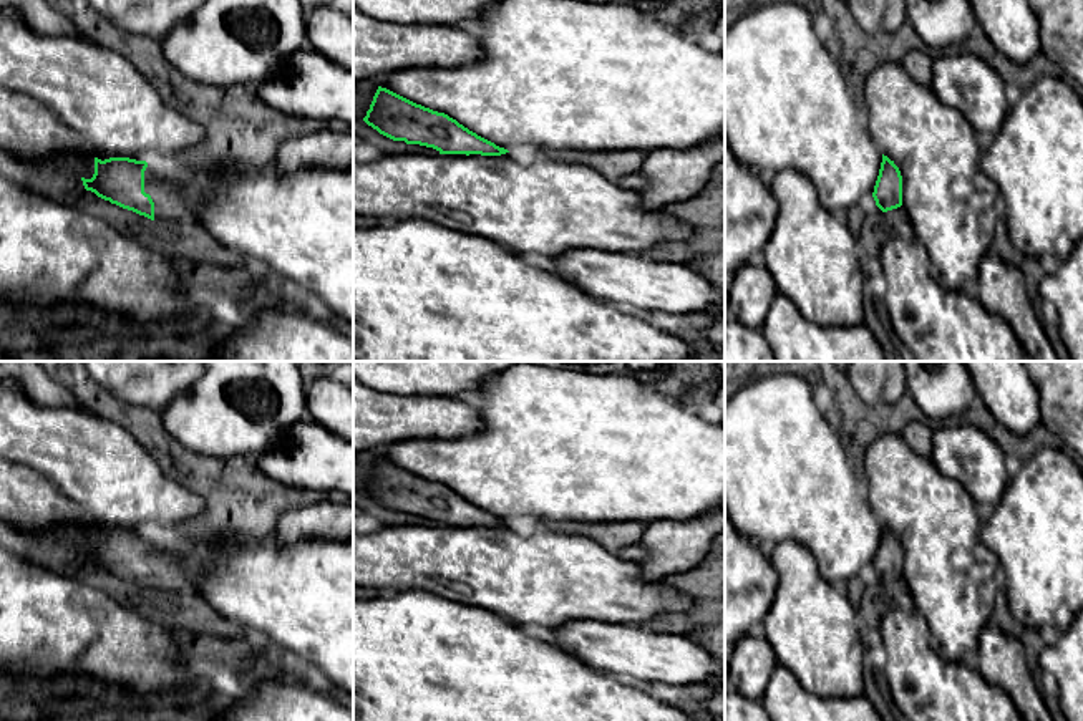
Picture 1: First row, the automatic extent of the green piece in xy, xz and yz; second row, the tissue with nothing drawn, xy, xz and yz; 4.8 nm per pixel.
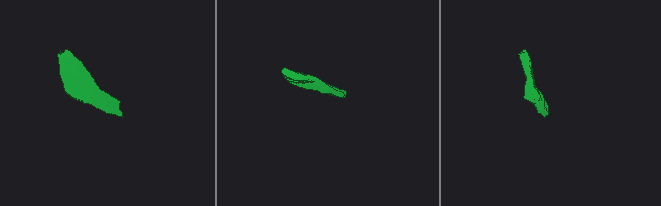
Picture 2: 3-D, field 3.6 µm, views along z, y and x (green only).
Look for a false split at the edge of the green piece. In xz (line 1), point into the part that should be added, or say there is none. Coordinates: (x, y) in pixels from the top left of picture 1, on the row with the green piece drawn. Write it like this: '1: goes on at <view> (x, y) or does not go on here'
1: does not go on here

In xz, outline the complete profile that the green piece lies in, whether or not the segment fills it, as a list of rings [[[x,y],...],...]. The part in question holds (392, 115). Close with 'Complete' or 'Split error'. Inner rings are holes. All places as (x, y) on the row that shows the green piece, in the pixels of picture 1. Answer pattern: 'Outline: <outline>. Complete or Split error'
Outline: [[[381,86],[363,121],[393,141],[433,148],[440,154],[501,156],[509,152],[448,114],[416,104]]]. Complete

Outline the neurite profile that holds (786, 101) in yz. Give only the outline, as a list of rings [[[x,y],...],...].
[[[773,0],[725,28],[725,139],[740,164],[760,176],[783,169],[806,174],[826,210],[843,214],[874,192],[882,152],[874,144],[847,81],[819,40],[804,0]]]

